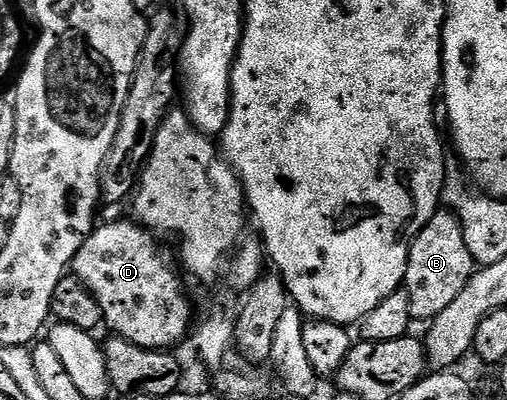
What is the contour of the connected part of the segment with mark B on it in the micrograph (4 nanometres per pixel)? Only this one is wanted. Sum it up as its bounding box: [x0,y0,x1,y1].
[403,212,475,319]

